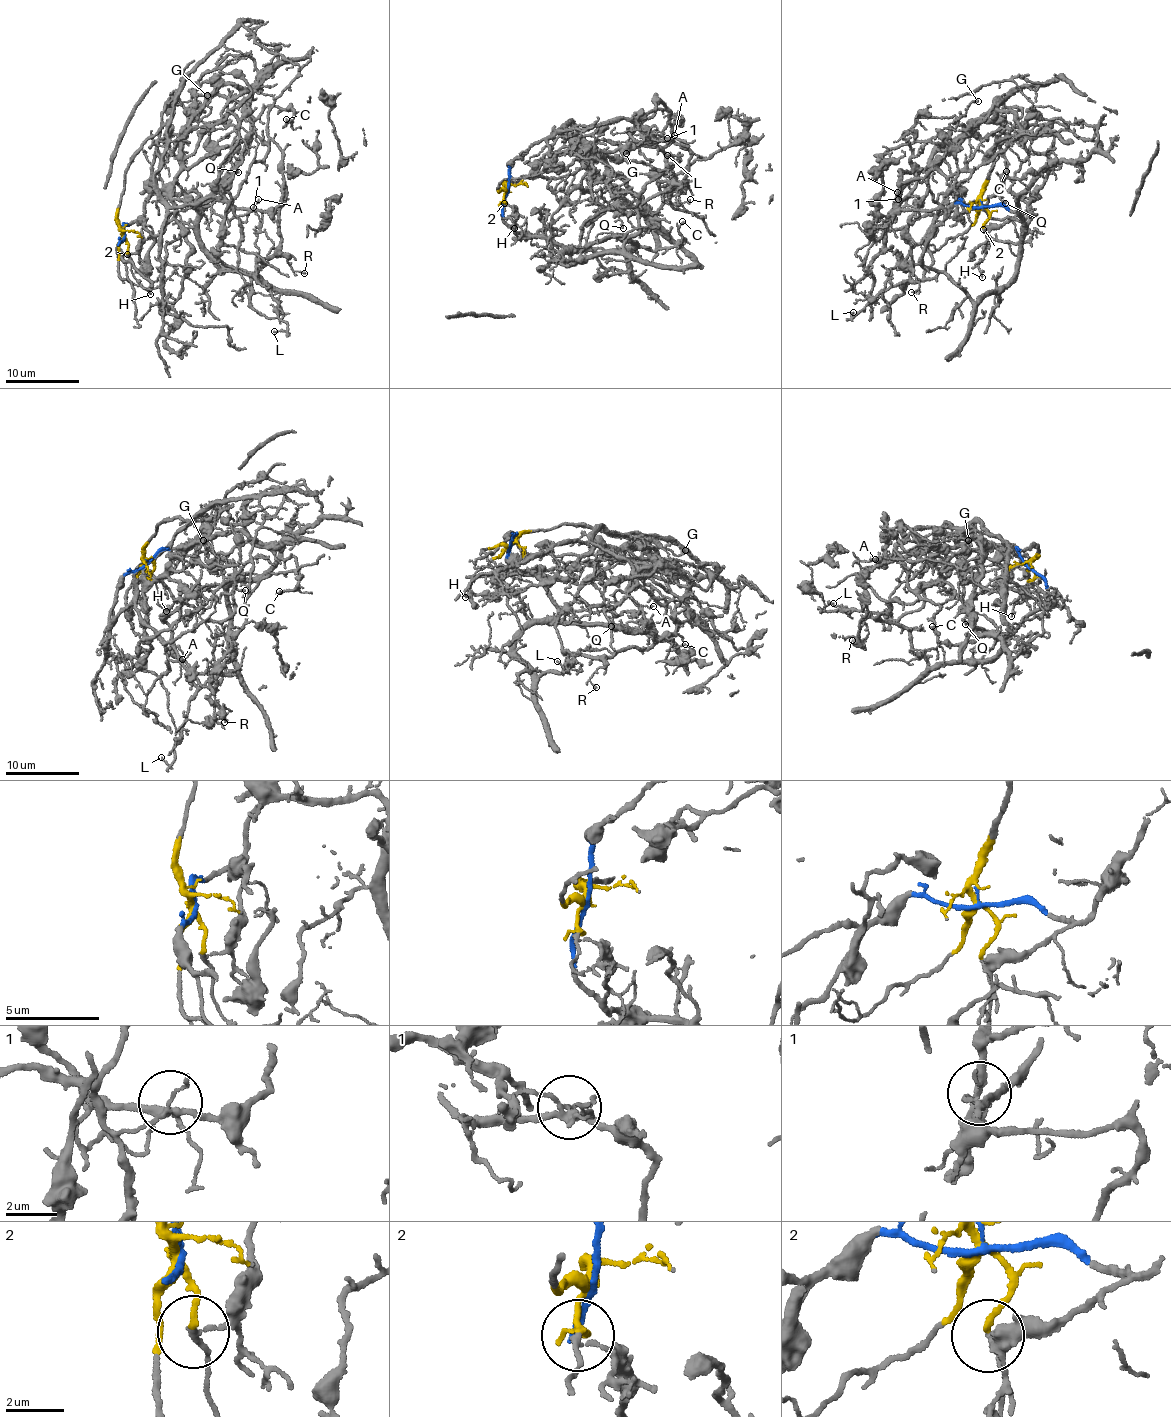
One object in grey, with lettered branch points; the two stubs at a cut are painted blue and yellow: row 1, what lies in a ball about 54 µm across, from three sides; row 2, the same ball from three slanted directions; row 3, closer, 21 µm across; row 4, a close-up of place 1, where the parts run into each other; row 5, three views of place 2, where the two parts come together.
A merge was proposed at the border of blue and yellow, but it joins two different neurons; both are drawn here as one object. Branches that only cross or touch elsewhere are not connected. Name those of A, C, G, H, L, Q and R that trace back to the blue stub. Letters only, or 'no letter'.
C, L, Q, R

